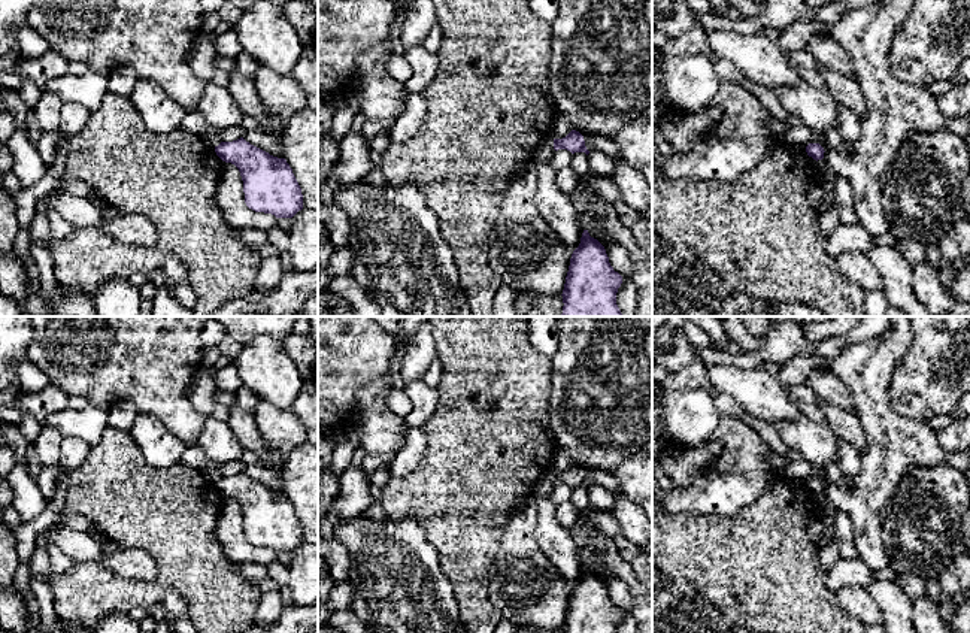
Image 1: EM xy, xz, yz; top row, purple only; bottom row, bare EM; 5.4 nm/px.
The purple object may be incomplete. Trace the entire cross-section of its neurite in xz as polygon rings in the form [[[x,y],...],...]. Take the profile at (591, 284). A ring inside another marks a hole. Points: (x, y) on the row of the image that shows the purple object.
[[[583,230],[570,258],[561,316],[622,316],[616,305],[621,284],[622,276],[610,266],[604,246]]]

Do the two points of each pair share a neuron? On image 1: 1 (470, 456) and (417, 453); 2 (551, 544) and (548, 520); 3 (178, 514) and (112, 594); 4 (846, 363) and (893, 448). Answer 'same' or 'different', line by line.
1: different
2: same
3: same
4: same

